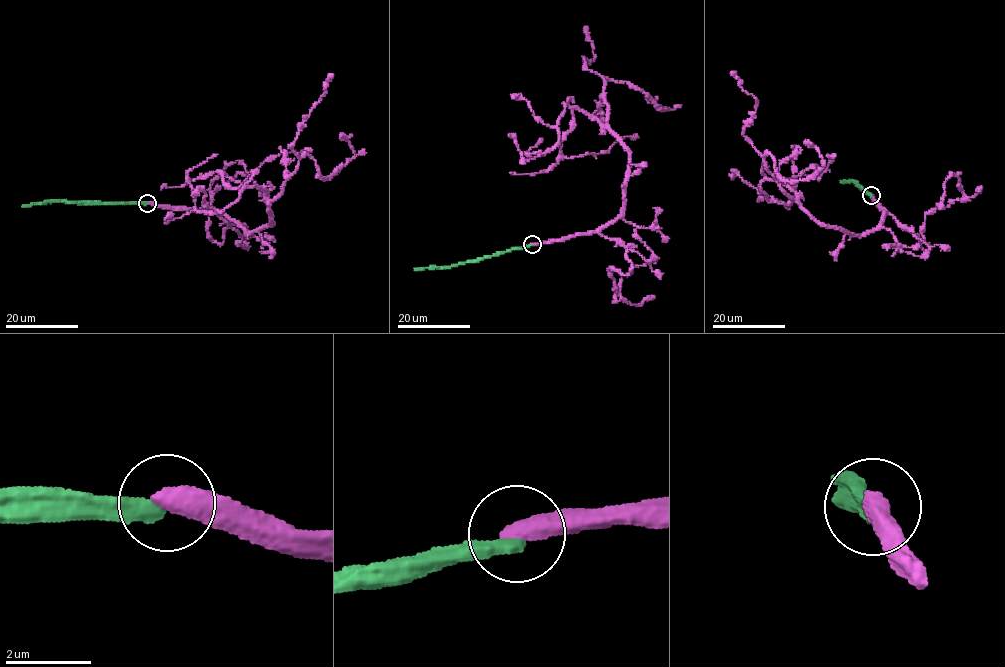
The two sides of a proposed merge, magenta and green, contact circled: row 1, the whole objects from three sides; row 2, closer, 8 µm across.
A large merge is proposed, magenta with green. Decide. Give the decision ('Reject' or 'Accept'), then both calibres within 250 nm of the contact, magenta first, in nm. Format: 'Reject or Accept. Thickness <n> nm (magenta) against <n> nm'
Reject. Thickness 550 nm (magenta) against 360 nm

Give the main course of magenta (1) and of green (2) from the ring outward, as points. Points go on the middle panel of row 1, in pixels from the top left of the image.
1: (532, 244), (597, 232), (622, 209), (629, 152), (573, 108), (564, 156), (638, 138)
2: (532, 244), (451, 266), (414, 270)

